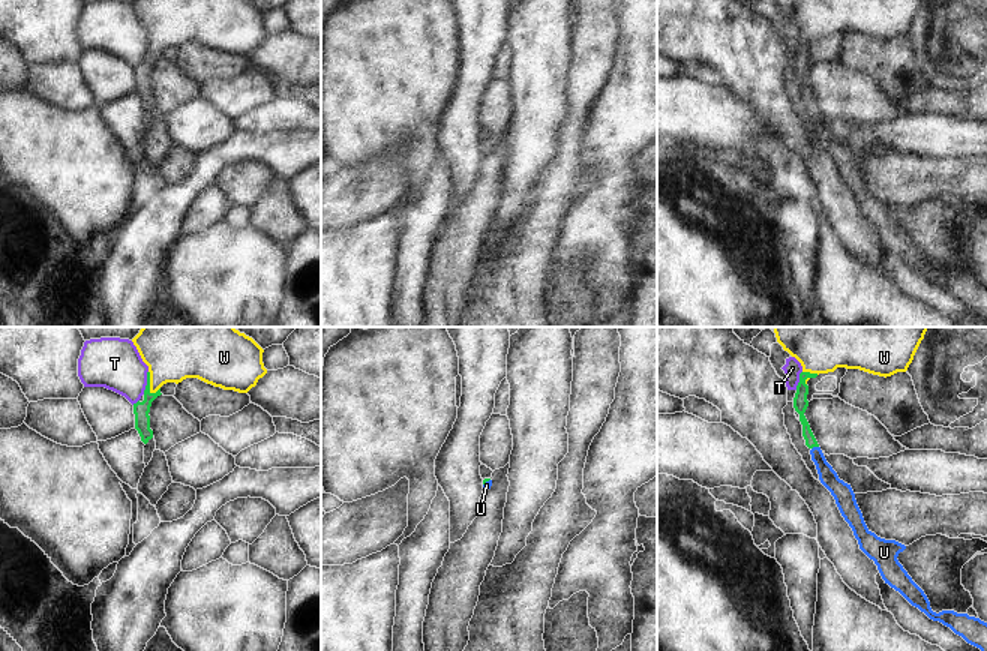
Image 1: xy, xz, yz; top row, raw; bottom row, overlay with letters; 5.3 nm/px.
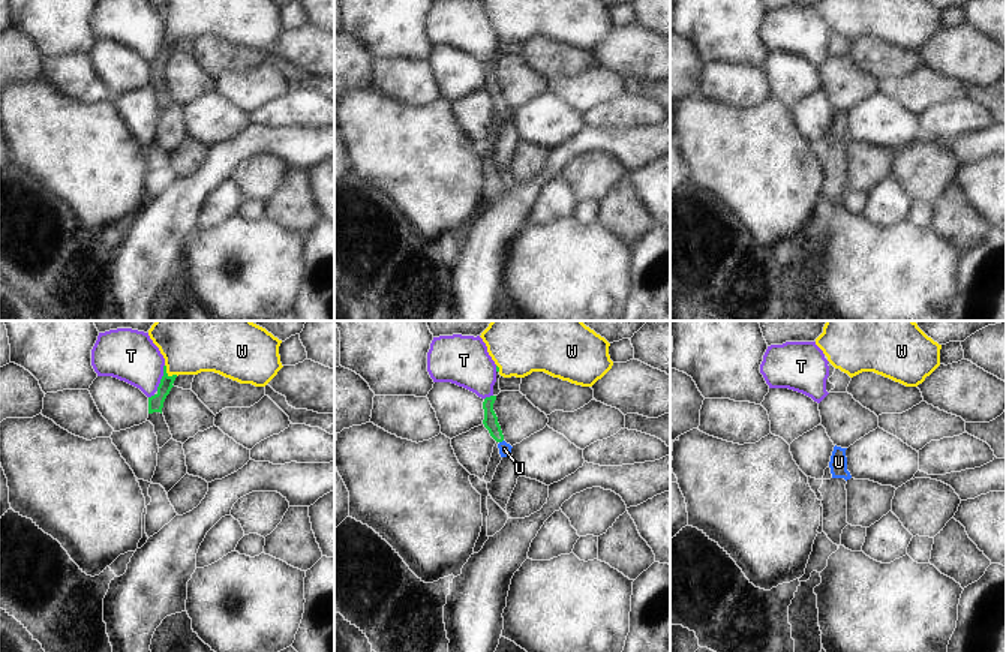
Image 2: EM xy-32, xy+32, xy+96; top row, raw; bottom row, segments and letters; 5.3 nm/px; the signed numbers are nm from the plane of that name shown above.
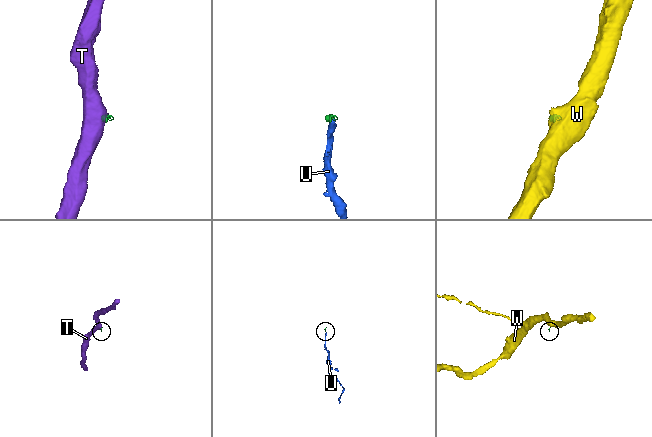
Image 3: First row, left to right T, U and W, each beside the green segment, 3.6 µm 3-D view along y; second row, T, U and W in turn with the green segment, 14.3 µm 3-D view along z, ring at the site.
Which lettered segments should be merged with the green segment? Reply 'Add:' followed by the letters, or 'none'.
Add: U, W.

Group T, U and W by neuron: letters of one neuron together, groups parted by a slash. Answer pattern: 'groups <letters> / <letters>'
groups T / U W

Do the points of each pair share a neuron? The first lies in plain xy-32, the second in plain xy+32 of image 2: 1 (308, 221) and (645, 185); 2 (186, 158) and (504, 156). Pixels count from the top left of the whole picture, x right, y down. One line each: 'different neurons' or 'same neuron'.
1: different neurons
2: different neurons

